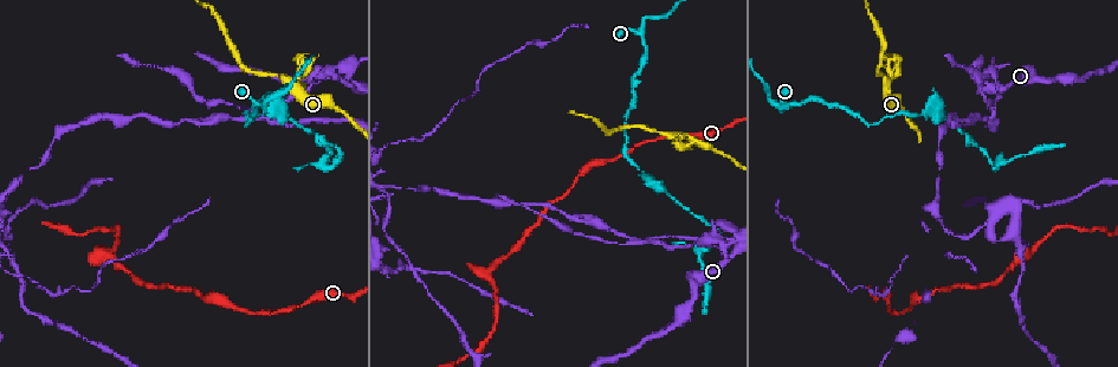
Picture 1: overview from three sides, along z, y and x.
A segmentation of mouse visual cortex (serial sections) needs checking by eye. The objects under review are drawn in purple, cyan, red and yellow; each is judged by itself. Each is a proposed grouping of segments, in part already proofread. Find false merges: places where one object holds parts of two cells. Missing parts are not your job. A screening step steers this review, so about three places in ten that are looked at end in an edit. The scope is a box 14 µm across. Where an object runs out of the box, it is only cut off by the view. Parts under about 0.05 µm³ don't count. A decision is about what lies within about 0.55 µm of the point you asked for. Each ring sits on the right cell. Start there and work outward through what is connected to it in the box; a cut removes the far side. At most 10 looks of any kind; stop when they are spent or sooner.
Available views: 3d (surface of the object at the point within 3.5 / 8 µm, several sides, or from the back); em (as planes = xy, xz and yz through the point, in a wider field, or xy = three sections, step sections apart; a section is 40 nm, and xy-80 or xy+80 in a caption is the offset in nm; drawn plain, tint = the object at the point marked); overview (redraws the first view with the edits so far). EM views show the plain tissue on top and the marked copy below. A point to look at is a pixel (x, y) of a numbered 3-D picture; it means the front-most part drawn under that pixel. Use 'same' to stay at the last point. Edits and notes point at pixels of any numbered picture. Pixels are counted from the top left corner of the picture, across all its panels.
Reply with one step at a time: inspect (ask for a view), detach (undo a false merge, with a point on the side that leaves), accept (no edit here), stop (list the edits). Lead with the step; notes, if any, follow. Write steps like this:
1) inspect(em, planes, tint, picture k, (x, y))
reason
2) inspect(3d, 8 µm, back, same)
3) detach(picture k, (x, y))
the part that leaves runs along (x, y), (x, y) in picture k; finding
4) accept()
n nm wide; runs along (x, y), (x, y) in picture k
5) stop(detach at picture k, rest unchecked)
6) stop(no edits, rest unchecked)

inspect(3d, 3.5 µm, picture 1, (670, 136))
sharp bend

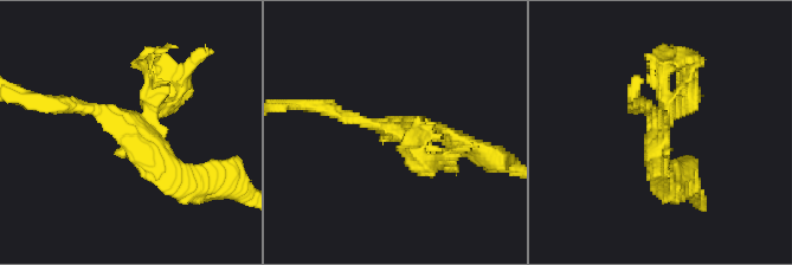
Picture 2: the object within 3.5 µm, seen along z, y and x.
inspect(em, xy, step 1, tint, picture 2, (140, 127))

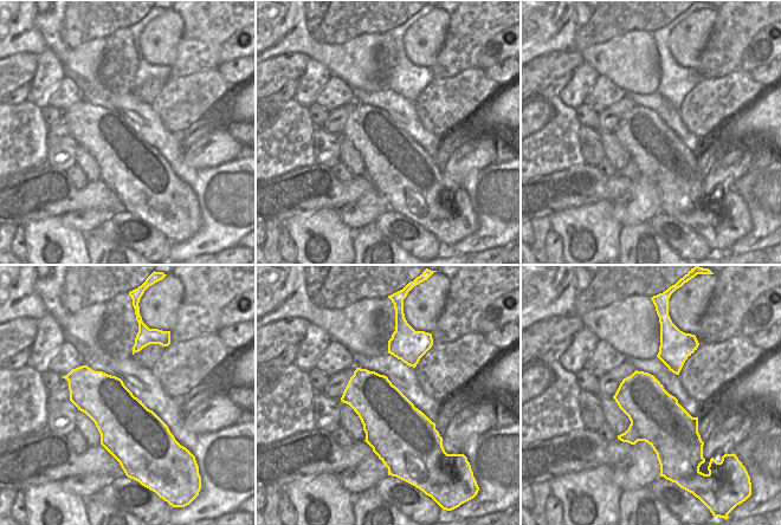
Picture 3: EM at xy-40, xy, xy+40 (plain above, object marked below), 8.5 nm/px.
detach(picture 2, (184, 91))
the part that leaves runs along (146, 123), (182, 88), (158, 55) in picture 2; two cells meet here

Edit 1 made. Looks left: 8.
inspect(3d, 3.5 µm, picture 1, (985, 78))
three arms meet

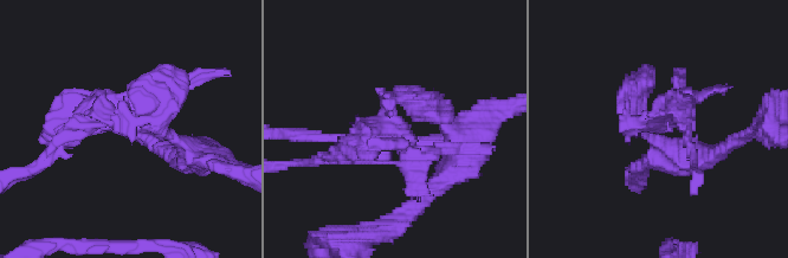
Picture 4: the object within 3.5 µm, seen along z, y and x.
inspect(em, xy, step 2, tint, picture 4, (124, 127))
now the EM

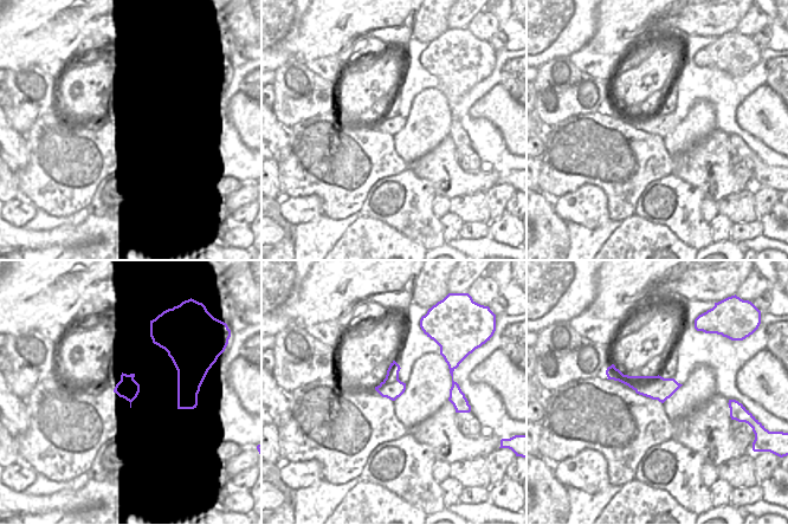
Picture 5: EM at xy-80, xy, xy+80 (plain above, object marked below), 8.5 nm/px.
detach(picture 4, (667, 122))
the part that leaves runs along (630, 118), (676, 108), (688, 143) in picture 4; a second cell is stuck on

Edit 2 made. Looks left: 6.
inspect(overview)
redraw

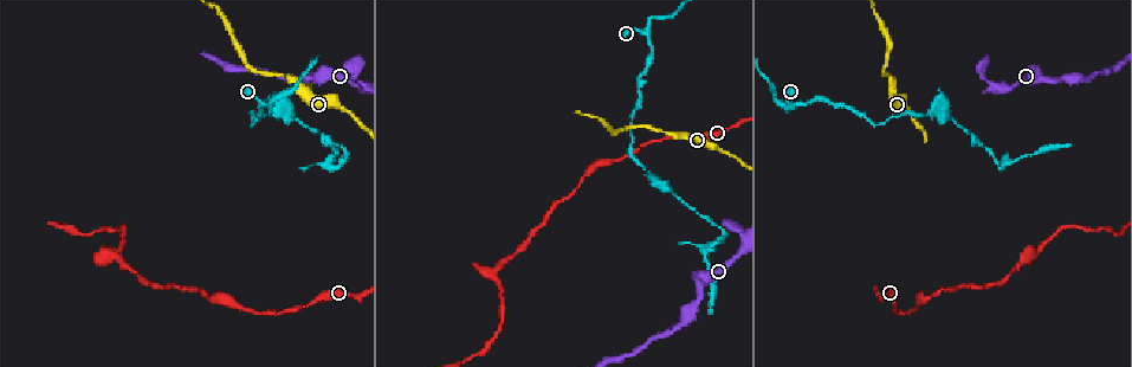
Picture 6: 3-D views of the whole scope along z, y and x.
inspect(3d, 3.5 µm, picture 6, (876, 124))
abrupt turn

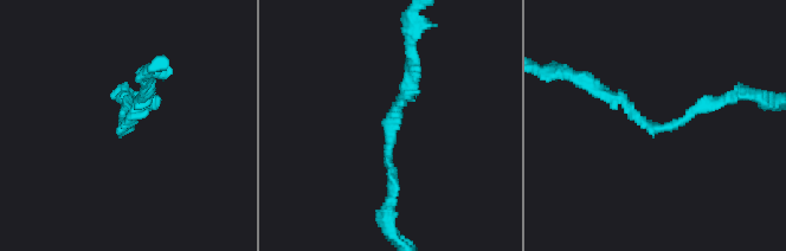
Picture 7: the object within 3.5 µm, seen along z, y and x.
inspect(em, planes, tint, picture 7, (660, 129))
arms of 150, 200 nm; shape alone is not enough

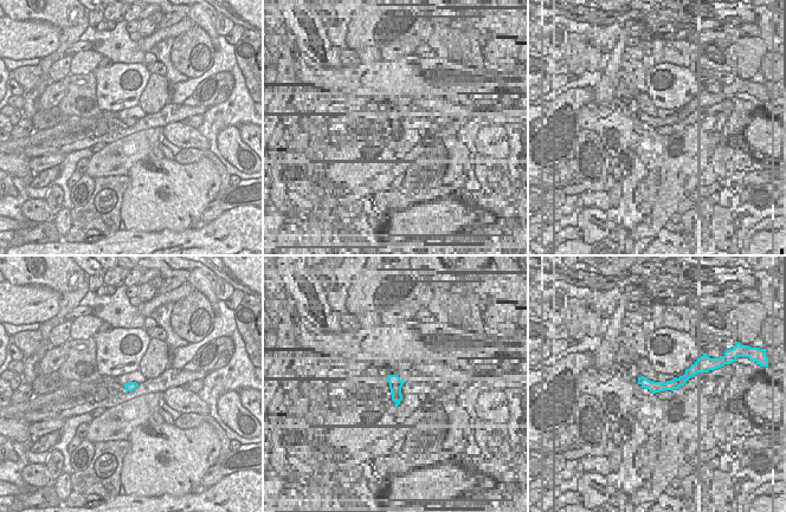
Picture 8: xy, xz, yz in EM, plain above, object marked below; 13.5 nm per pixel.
accept()
runs along (410, 71), (388, 126), (392, 201) in picture 7; all the same cell

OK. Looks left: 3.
inspect(3d, 3.5 µm, picture 6, (670, 190))
sudden change in width

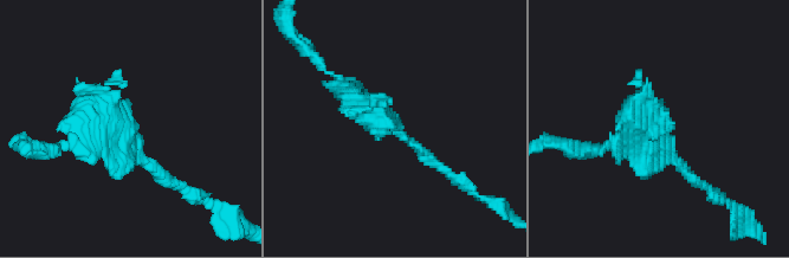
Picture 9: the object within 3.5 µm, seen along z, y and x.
inspect(em, xy, step 3, tint, picture 9, (660, 144))

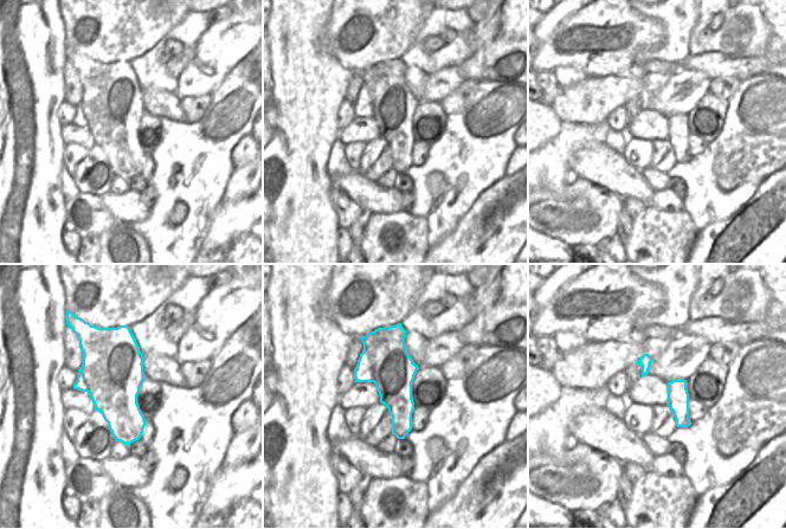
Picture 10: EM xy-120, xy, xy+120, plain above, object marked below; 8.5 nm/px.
accept()
runs along (337, 82), (446, 173) in picture 9; all the same cell

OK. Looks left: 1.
stop(detach at picture 2, detach at picture 4, rest unchecked)

